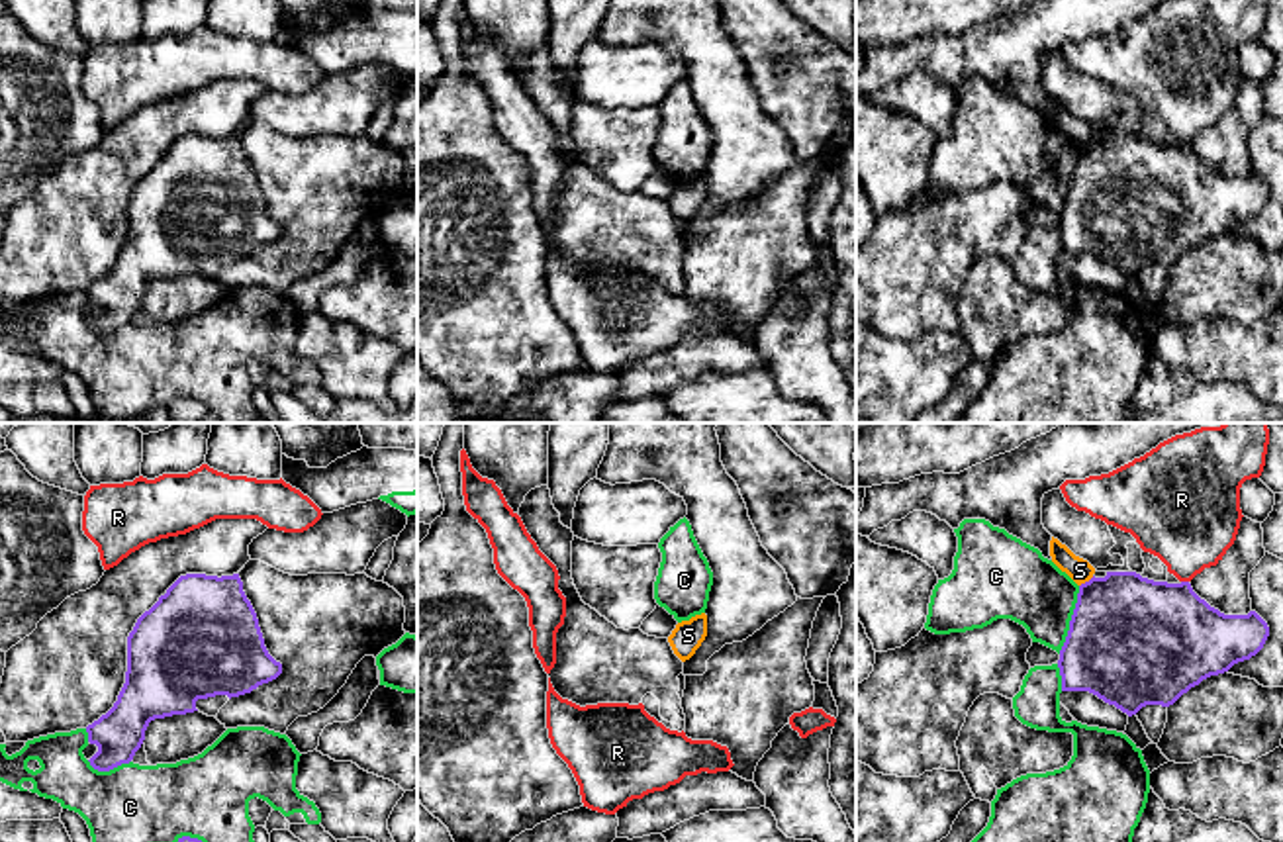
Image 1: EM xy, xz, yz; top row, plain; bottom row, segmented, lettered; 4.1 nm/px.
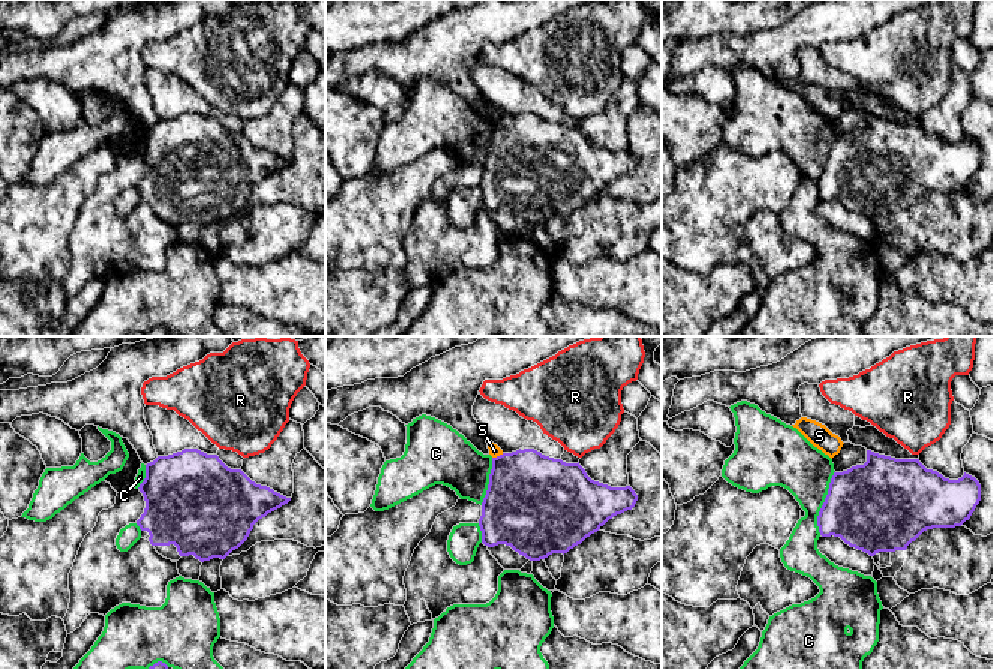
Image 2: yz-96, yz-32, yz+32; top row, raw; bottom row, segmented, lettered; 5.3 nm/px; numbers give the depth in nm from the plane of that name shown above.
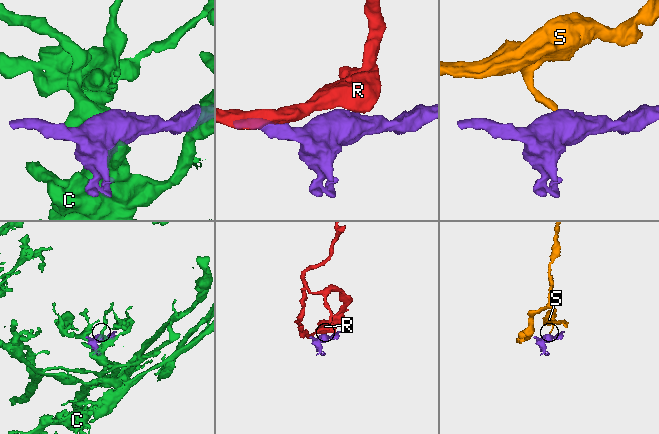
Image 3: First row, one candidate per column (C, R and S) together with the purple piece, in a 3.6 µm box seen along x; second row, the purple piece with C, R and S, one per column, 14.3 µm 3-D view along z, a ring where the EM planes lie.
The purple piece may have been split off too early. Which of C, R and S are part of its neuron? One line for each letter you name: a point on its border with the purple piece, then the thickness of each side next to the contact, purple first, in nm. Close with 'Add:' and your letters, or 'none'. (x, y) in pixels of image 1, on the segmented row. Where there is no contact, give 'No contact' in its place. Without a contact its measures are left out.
Add: none

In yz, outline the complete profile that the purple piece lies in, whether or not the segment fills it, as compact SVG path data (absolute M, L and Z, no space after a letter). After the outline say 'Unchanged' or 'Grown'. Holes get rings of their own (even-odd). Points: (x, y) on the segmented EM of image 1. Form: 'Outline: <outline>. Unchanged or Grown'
Outline: M1107 572L1079 585L1058 660L1062 691L1089 691L1128 717L1146 705L1169 707L1203 679L1256 656L1267 636L1269 627L1256 611L1224 615L1201 599L1189 582Z. Unchanged

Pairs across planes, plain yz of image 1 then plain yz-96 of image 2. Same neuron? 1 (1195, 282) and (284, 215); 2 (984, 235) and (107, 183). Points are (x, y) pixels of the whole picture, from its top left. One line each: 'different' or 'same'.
1: same
2: different

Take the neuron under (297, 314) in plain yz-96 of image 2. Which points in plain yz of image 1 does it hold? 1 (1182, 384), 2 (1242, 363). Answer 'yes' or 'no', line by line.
1: no
2: yes

